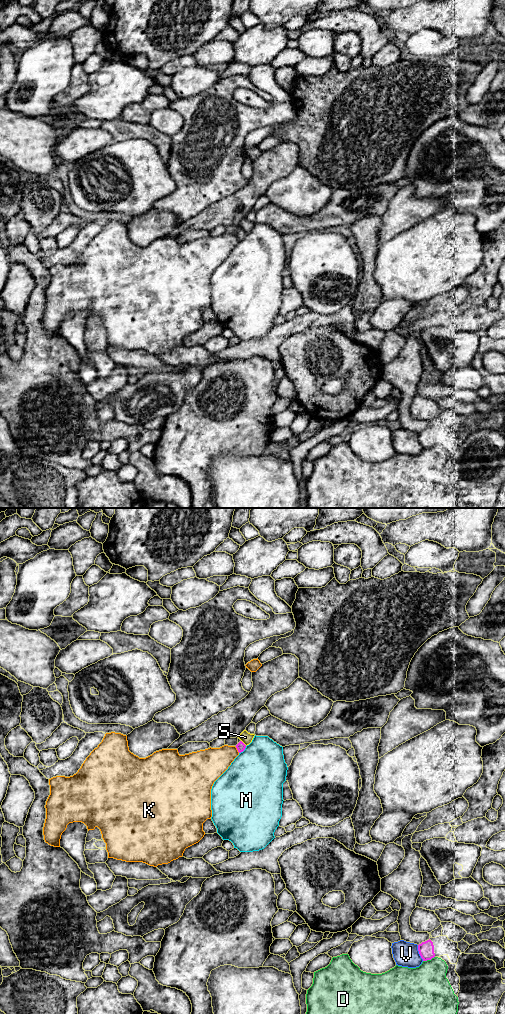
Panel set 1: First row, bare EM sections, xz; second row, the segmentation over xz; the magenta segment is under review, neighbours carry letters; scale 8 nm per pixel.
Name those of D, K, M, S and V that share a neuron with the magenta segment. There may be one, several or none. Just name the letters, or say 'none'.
none

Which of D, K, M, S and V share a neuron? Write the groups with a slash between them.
D / K / M / S / V

